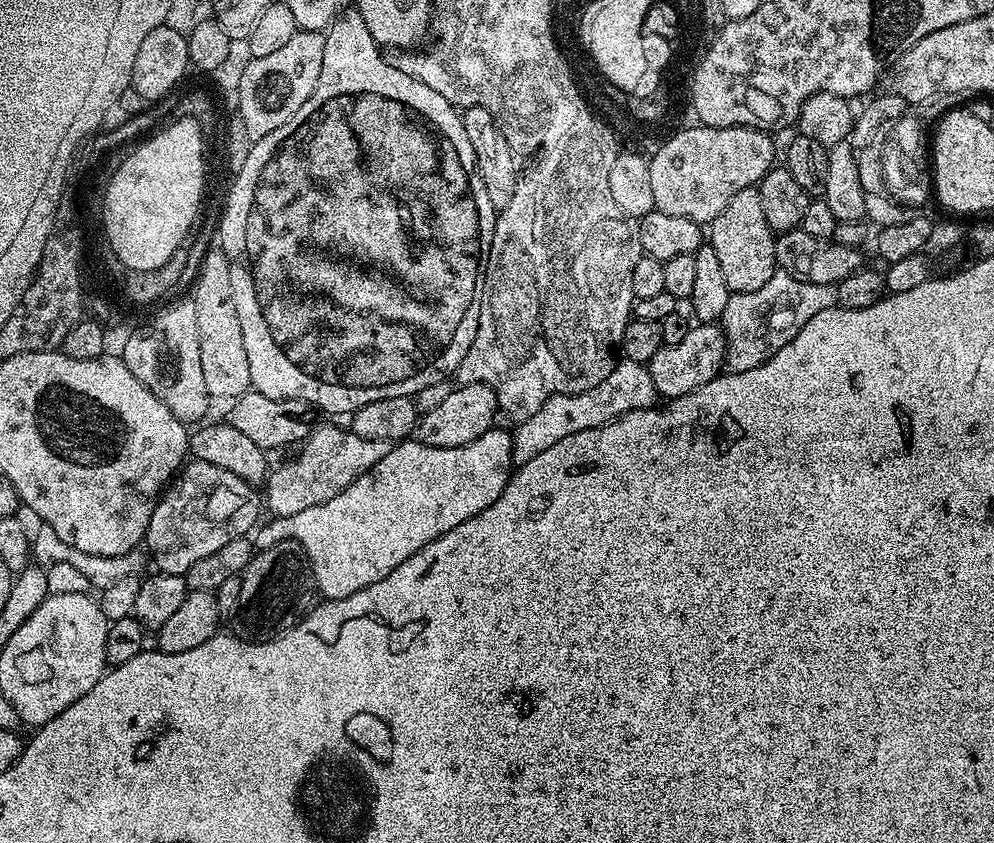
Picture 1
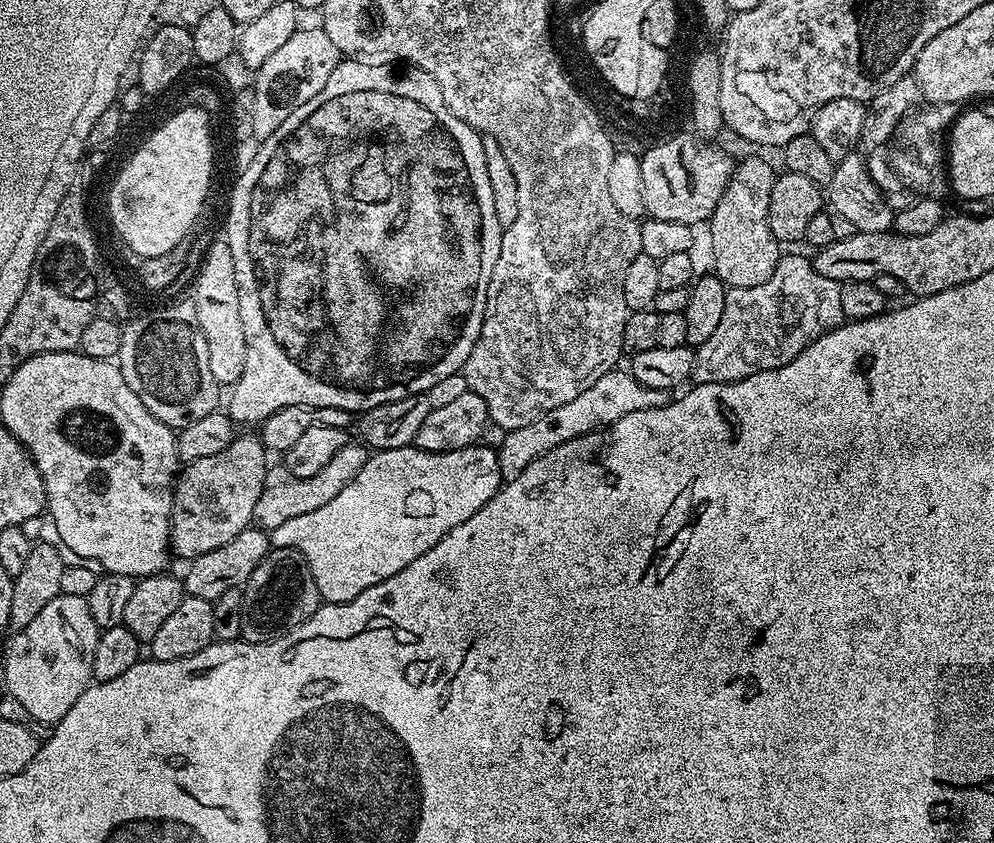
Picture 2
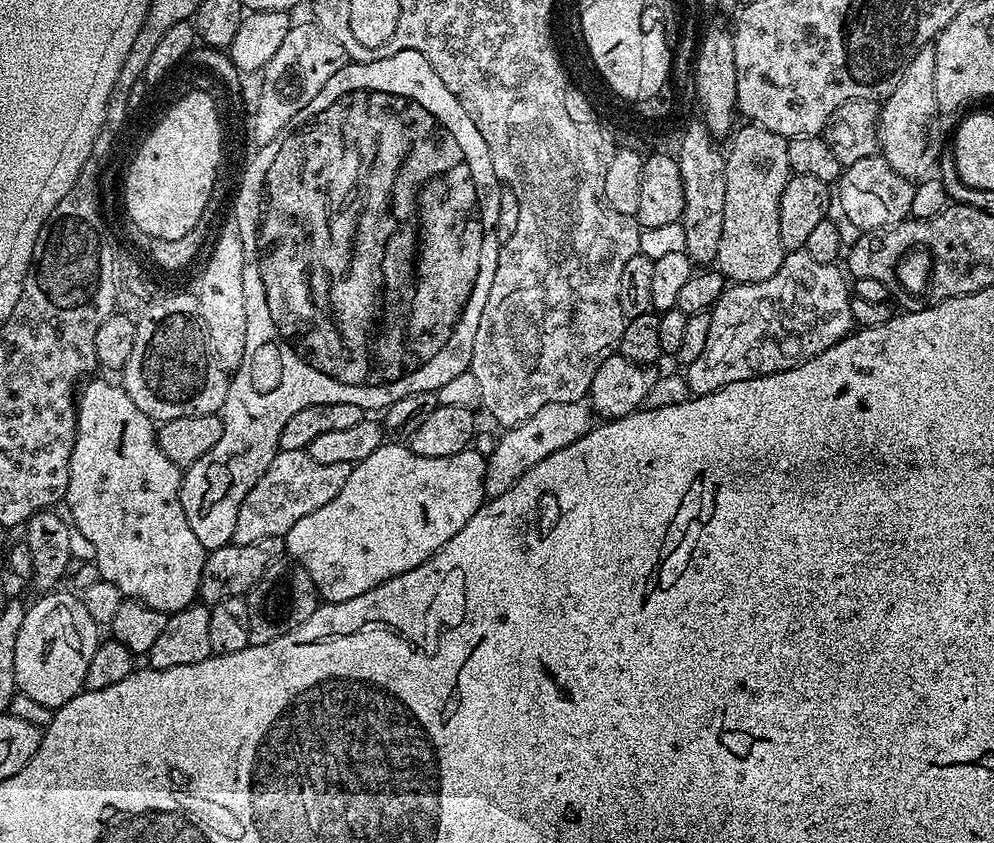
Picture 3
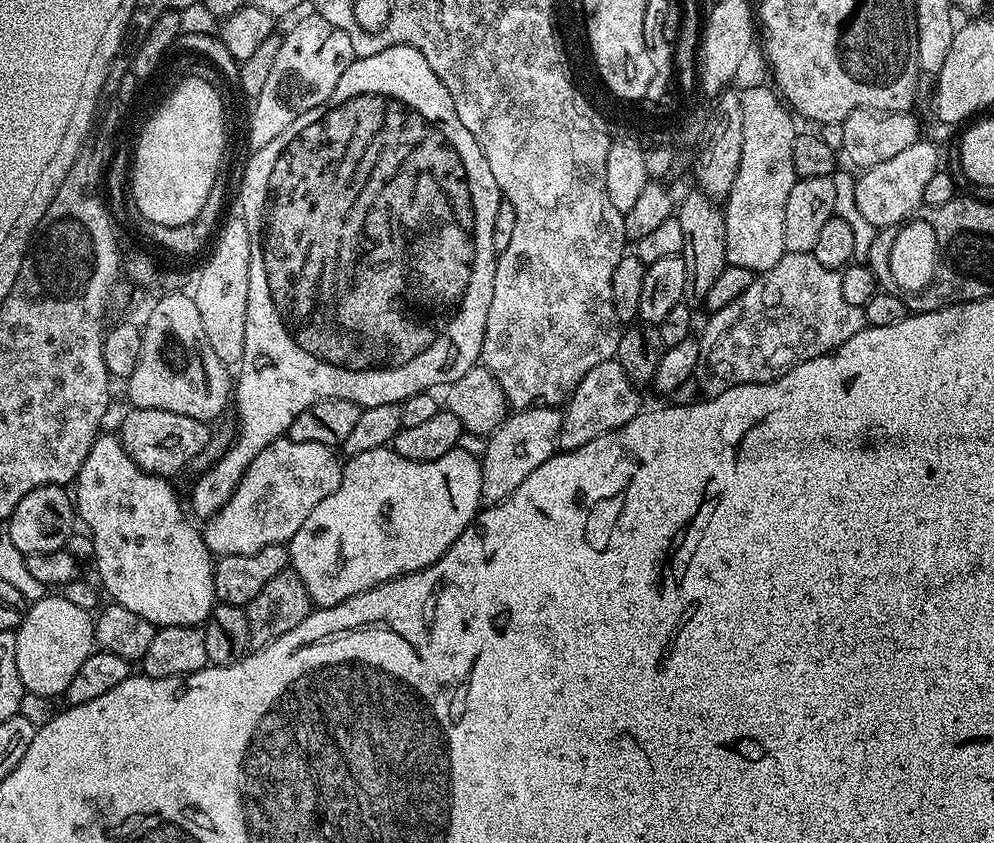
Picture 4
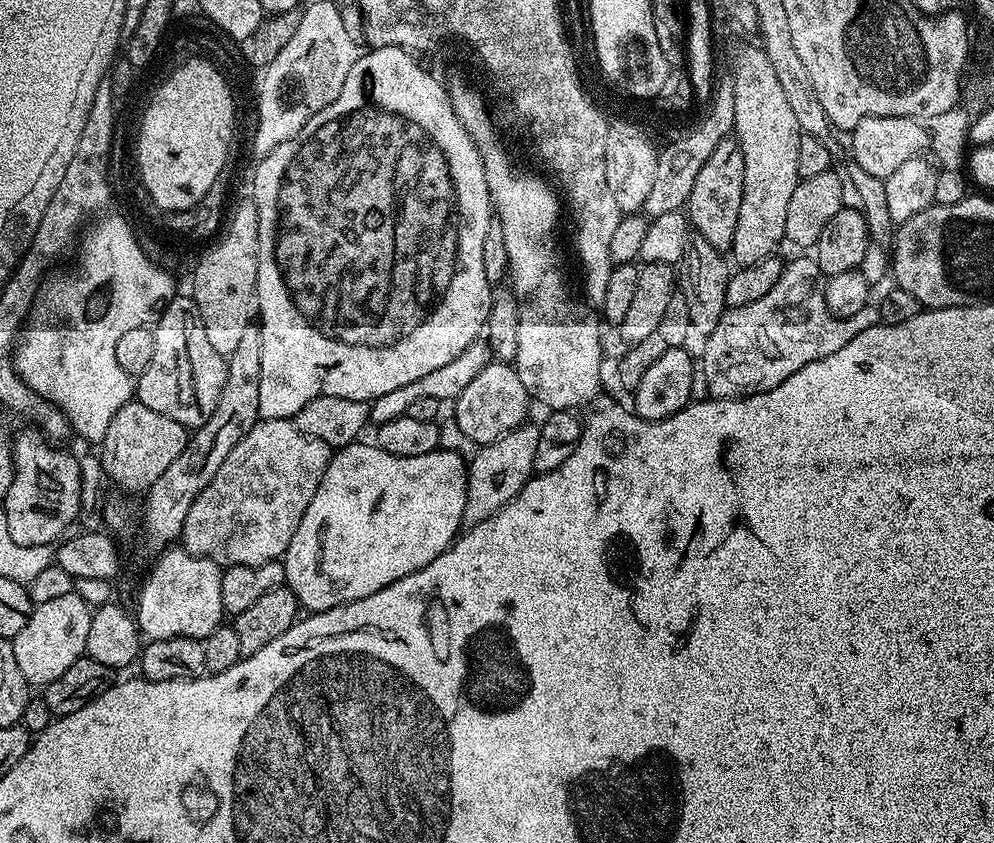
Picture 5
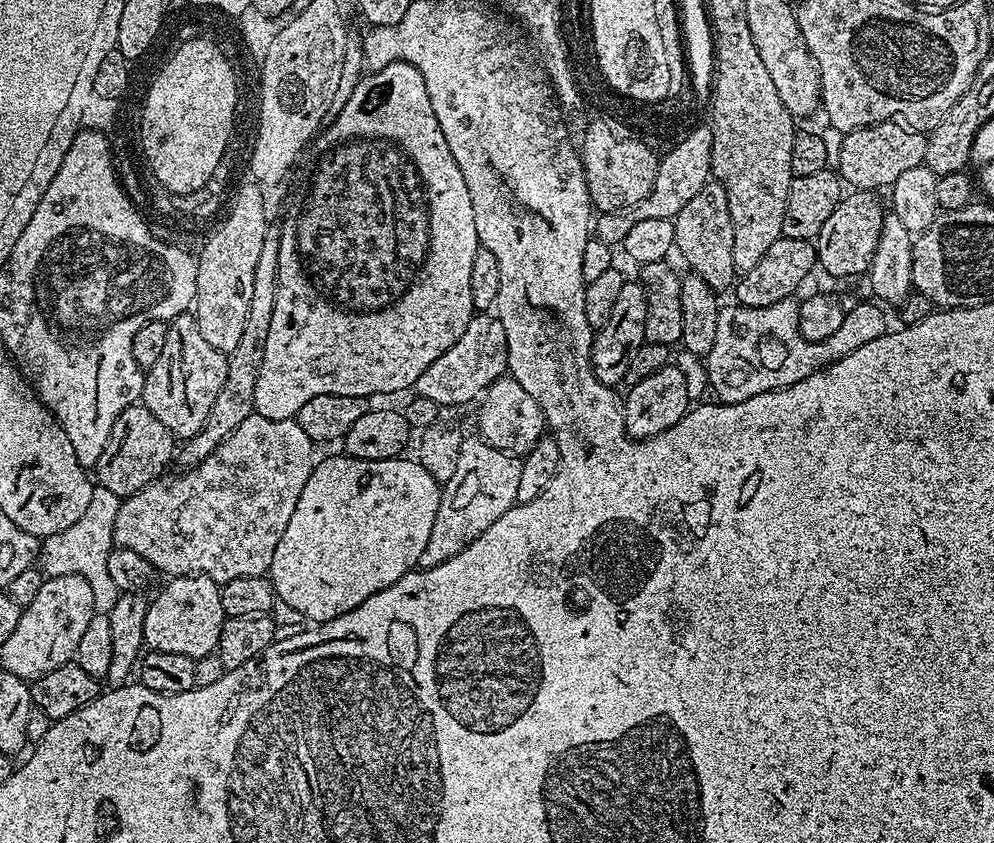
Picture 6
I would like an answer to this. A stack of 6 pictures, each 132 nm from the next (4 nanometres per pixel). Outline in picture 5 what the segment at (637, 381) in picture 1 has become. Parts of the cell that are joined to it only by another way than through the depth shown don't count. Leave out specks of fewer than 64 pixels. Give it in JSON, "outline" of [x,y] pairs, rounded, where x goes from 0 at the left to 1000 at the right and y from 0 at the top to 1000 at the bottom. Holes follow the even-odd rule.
{"outline":[[[528,501],[504,522],[478,533],[479,542],[471,550],[471,580],[469,581],[468,623],[474,624],[499,611],[508,598],[522,586],[525,577],[537,563],[537,529],[541,529],[542,507]]]}

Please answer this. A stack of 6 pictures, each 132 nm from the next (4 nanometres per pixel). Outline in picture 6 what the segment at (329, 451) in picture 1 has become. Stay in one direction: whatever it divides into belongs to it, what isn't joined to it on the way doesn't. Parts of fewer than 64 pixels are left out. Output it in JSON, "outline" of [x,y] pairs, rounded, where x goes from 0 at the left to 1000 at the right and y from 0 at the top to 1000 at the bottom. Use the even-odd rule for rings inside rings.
{"outline":[[[255,491],[202,550],[181,558],[178,565],[166,562],[134,588],[124,590],[115,614],[112,644],[141,657],[154,669],[158,680],[165,682],[166,679],[169,686],[206,683],[223,694],[235,686],[265,683],[276,667],[276,652],[292,620],[296,600],[300,600],[308,567],[312,567],[320,549],[320,540],[314,531],[317,531],[315,522],[297,496],[277,498]]]}

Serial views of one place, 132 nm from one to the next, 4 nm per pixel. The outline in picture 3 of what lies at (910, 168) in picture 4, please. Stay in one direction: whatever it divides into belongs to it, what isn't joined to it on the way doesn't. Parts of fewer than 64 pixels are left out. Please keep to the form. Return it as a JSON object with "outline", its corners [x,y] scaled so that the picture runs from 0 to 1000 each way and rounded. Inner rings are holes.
{"outline":[[[886,183],[875,187],[863,187],[863,192],[852,196],[845,205],[843,227],[846,230],[850,256],[866,275],[880,270],[894,270],[914,260],[920,240],[920,218],[899,202],[892,187]]]}

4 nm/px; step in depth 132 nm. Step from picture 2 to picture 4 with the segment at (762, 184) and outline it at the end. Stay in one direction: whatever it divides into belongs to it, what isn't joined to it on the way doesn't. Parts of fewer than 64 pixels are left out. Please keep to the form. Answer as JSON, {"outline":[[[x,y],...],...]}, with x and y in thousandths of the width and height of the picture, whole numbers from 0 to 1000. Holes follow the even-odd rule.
{"outline":[[[776,103],[753,104],[744,109],[746,121],[746,192],[742,192],[742,209],[734,230],[727,238],[726,250],[730,263],[730,306],[732,313],[746,316],[759,325],[774,323],[789,305],[791,235],[799,225],[803,212],[799,202],[799,168],[803,160],[802,144],[786,115]]]}

